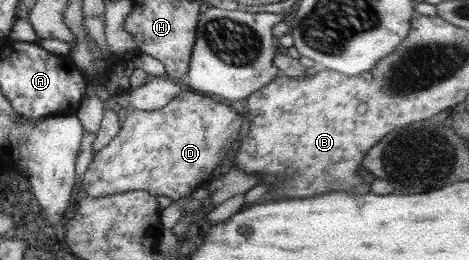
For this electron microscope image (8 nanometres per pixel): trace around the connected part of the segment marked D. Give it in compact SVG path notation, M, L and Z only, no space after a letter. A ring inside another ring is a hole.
M188 88L182 89L159 110L131 109L119 132L93 155L86 171L78 176L79 184L86 196L93 199L105 194L121 194L127 190L144 190L153 197L166 196L171 201L187 197L216 174L221 159L229 150L233 150L233 142L239 136L243 120L243 116L239 116L228 103Z

